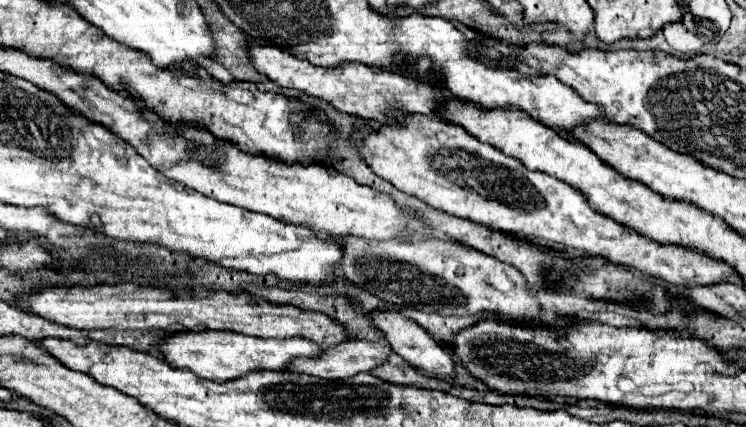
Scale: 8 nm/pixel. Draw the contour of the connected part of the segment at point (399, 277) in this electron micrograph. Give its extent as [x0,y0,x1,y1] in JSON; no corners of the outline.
[339,236,539,320]

